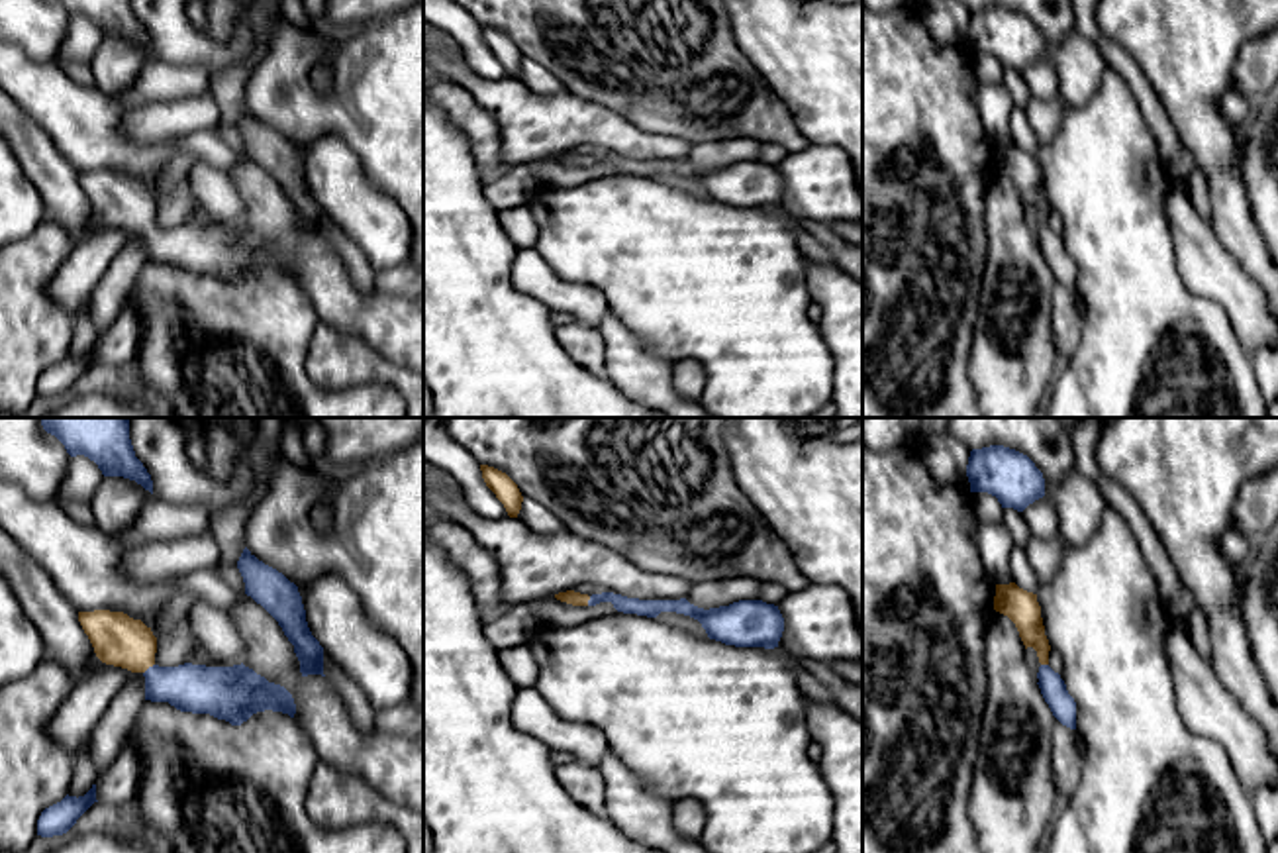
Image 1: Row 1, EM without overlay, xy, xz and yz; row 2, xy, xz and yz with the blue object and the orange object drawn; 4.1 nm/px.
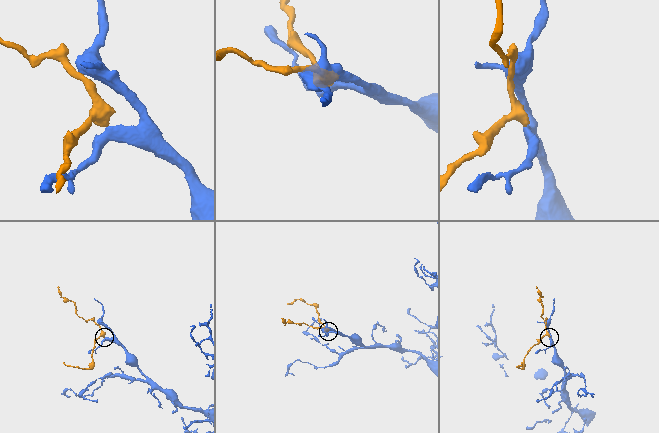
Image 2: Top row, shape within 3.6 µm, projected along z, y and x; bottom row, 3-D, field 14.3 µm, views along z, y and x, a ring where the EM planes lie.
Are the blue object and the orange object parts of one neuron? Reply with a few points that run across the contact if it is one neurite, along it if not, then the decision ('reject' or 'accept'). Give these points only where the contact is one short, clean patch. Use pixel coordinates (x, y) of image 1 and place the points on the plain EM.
xy (198, 250), (163, 246), (147, 230), (118, 200) | accept

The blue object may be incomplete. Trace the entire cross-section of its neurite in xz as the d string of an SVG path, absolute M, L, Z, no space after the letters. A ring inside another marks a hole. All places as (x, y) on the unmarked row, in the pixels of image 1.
M574 151L555 155L557 161L572 167L596 167L612 163L617 173L657 178L661 173L690 176L702 184L710 200L735 208L774 210L784 192L784 178L774 165L762 161L739 161L719 169L698 169L686 159L680 161L639 161L614 153L580 155Z

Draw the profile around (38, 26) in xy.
M0 0L0 41L24 49L33 61L59 65L80 86L96 88L90 63L61 59L69 22L59 0Z

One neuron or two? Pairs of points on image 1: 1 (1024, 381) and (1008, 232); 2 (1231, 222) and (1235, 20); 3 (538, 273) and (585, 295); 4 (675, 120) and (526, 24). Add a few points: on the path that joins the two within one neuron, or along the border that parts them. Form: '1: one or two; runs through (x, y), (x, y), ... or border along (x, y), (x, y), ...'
1: one; runs through (1024, 344), (1041, 312), (1041, 291), (1033, 269)
2: one; runs through (1224, 171), (1204, 130), (1204, 71)
3: one; runs through (549, 285), (559, 295), (573, 295)
4: one; runs through (638, 83), (587, 32), (563, 32)

